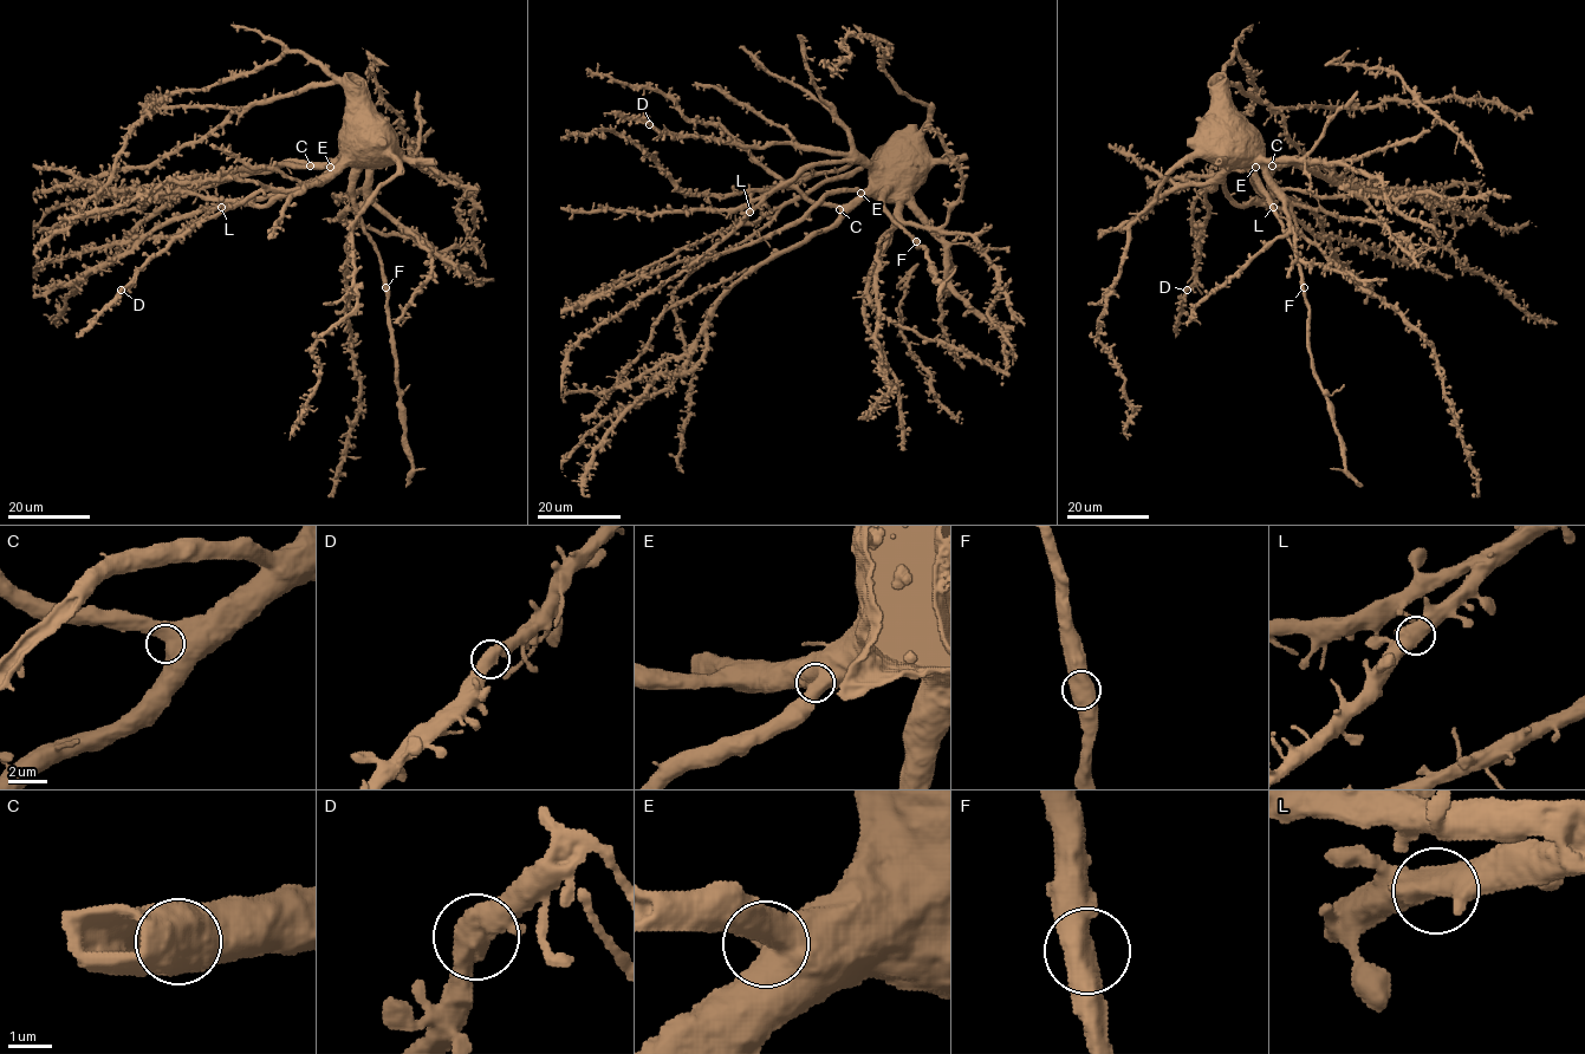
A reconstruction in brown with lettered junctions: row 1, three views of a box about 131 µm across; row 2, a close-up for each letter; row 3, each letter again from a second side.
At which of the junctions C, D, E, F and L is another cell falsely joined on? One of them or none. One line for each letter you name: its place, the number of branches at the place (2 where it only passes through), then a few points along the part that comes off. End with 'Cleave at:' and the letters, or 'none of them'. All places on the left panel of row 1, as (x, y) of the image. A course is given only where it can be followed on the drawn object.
Cleave at: none of them

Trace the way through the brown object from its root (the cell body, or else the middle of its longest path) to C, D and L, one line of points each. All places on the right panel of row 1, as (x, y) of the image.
C: (1202, 138), (1222, 163), (1239, 164), (1255, 161), (1272, 166)
D: (1202, 138), (1212, 156), (1223, 163), (1223, 173), (1207, 192), (1208, 214), (1199, 242), (1196, 279), (1187, 290)
L: (1202, 138), (1212, 156), (1223, 163), (1223, 188), (1239, 205), (1273, 207)

